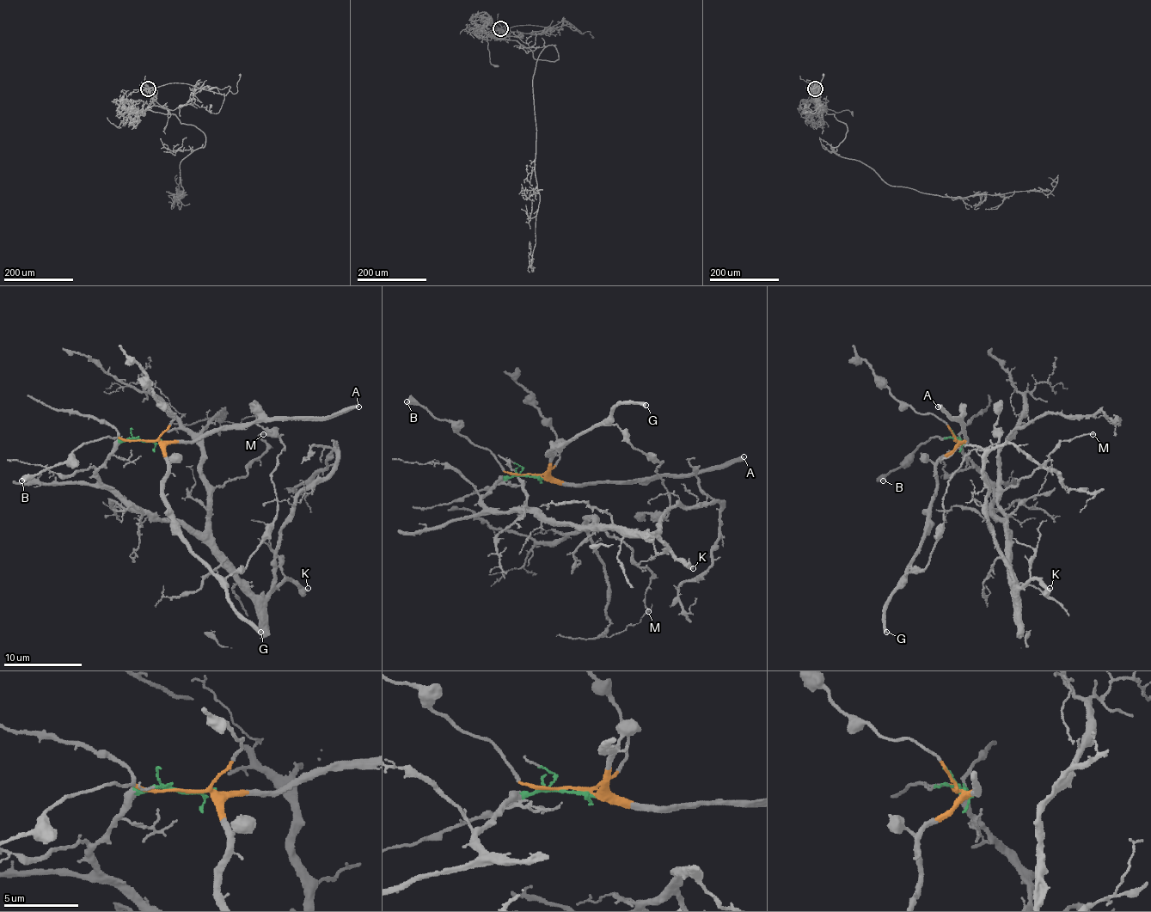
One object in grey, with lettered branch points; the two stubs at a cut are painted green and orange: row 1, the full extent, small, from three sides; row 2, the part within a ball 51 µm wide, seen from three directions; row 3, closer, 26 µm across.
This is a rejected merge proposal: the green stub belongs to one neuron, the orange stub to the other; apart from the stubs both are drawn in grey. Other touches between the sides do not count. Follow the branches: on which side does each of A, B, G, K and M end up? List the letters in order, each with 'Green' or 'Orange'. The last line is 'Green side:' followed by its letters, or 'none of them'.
A: Orange
B: Orange
G: Orange
K: Green
M: Green
Green side: K, M

